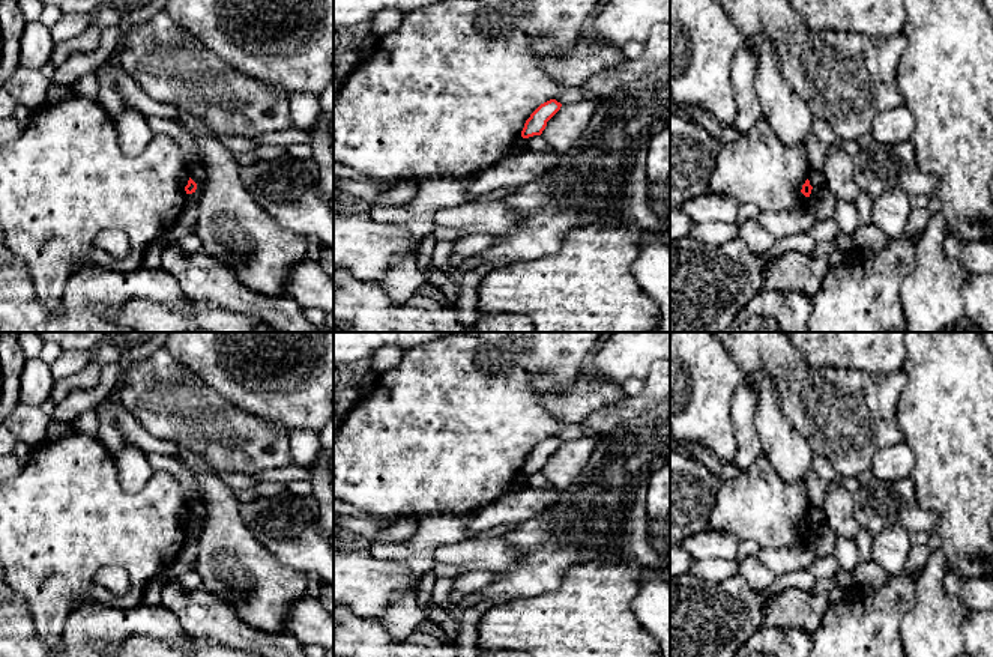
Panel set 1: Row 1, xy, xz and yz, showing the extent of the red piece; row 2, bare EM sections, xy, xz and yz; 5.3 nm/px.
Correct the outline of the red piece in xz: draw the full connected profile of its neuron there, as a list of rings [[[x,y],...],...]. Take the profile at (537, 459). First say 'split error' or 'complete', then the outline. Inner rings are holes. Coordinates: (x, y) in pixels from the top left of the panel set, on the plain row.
complete; [[[556,436],[541,441],[526,457],[521,474],[529,475],[533,472],[541,472],[547,463],[547,459],[560,447],[560,444],[562,441]]]

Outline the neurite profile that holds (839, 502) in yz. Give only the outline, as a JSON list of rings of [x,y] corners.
[[[837,478],[826,484],[825,523],[837,538],[853,540],[859,531],[853,516],[853,493],[846,490]]]

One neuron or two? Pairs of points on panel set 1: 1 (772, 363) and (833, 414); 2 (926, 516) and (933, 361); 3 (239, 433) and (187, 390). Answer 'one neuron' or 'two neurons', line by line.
1: one neuron
2: two neurons
3: one neuron

